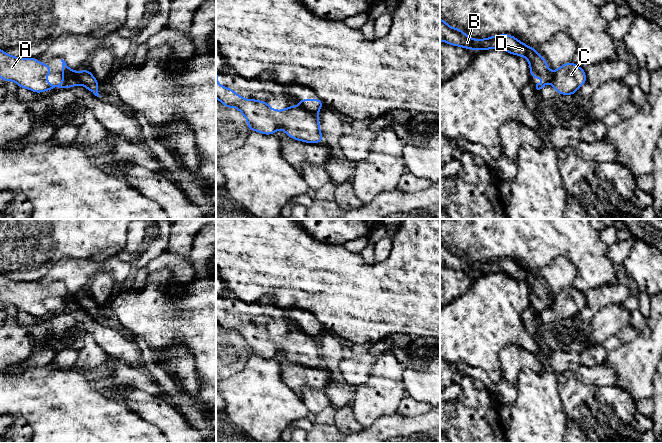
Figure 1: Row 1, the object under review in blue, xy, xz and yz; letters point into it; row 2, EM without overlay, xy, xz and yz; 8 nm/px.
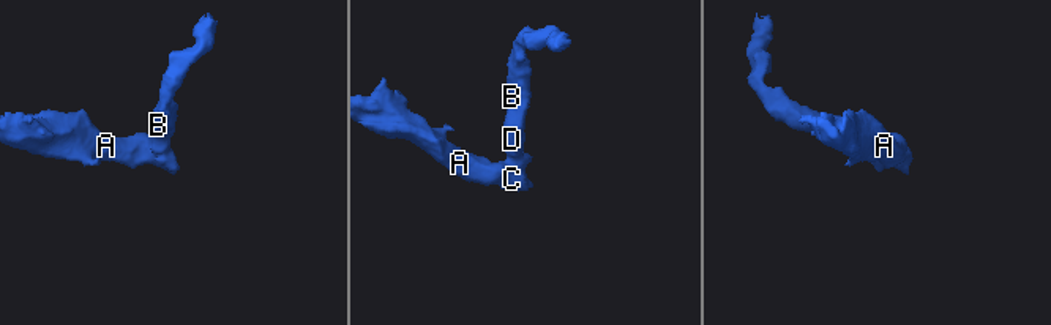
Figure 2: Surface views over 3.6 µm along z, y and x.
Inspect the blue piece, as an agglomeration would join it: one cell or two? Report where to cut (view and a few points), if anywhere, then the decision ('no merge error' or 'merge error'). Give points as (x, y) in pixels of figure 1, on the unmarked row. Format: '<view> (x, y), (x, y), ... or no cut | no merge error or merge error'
xz (301, 330), (317, 338) | merge error

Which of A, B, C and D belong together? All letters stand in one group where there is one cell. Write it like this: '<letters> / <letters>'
A C / B D

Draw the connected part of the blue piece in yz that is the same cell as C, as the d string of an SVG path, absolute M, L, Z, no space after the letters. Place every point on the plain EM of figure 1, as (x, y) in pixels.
M574 286L563 287L560 292L553 295L552 309L561 319L574 319L586 306L585 294Z

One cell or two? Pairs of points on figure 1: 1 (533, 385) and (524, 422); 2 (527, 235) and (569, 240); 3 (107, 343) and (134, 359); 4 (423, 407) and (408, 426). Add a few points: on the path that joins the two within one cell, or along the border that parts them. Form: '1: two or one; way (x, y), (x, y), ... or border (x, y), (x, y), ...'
1: one; way (533, 394), (533, 413)
2: one; way (537, 235), (559, 235)
3: one; way (114, 343), (121, 346), (127, 352)
4: two; border (429, 409), (416, 415), (403, 415), (397, 412)

